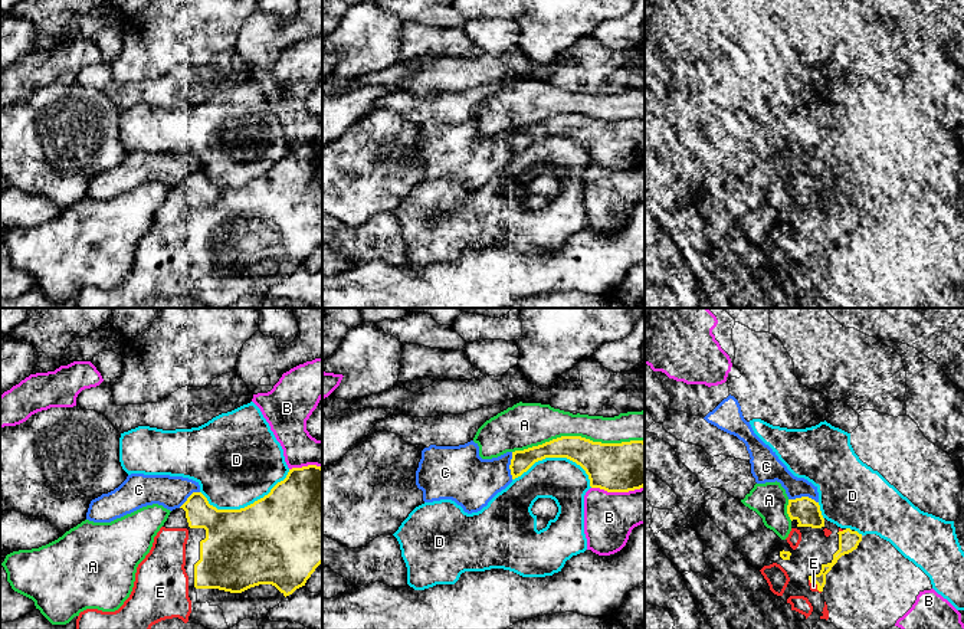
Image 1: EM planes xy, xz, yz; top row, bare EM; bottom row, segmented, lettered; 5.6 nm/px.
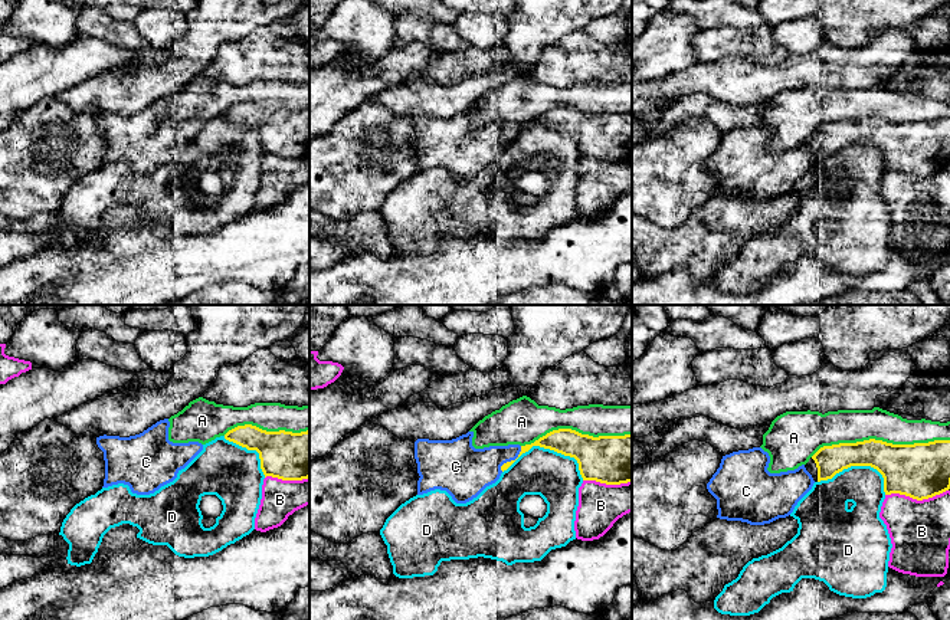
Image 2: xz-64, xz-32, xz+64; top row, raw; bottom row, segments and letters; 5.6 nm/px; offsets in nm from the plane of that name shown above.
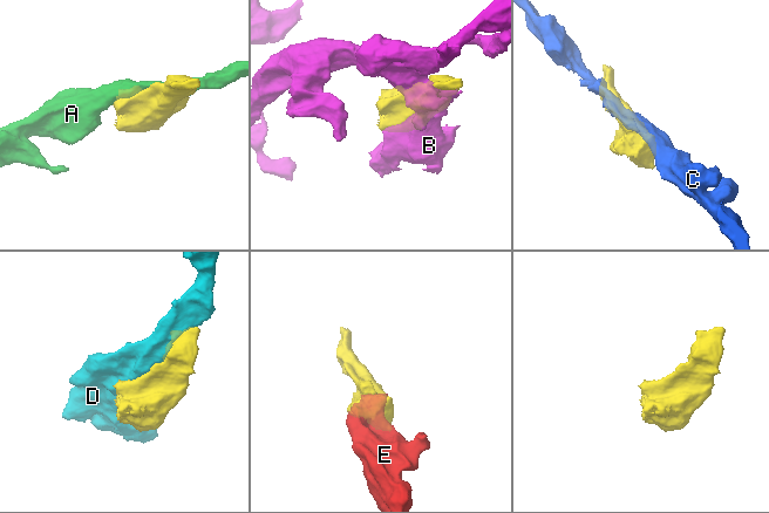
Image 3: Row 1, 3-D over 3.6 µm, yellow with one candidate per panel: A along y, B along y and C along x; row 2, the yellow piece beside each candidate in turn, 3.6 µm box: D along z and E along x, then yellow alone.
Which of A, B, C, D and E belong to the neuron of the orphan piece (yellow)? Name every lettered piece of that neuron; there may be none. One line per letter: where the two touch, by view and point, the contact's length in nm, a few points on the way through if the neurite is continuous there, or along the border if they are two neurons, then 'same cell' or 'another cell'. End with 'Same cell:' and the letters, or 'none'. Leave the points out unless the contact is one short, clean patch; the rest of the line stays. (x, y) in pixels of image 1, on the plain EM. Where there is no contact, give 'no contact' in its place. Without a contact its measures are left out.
A: contact xz (577, 114); length 750 nm; another cell
B: contact xz (617, 169); length 300 nm; another cell
C: contact yz (803, 174); length 170 nm; another cell
D: contact xy (245, 184); length 500 nm; another cell
E: contact yz (816, 261); length 100 nm; same cell
Same cell: E

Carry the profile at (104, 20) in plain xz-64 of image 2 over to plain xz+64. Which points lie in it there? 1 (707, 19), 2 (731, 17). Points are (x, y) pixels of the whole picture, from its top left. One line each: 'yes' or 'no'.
1: no
2: no

